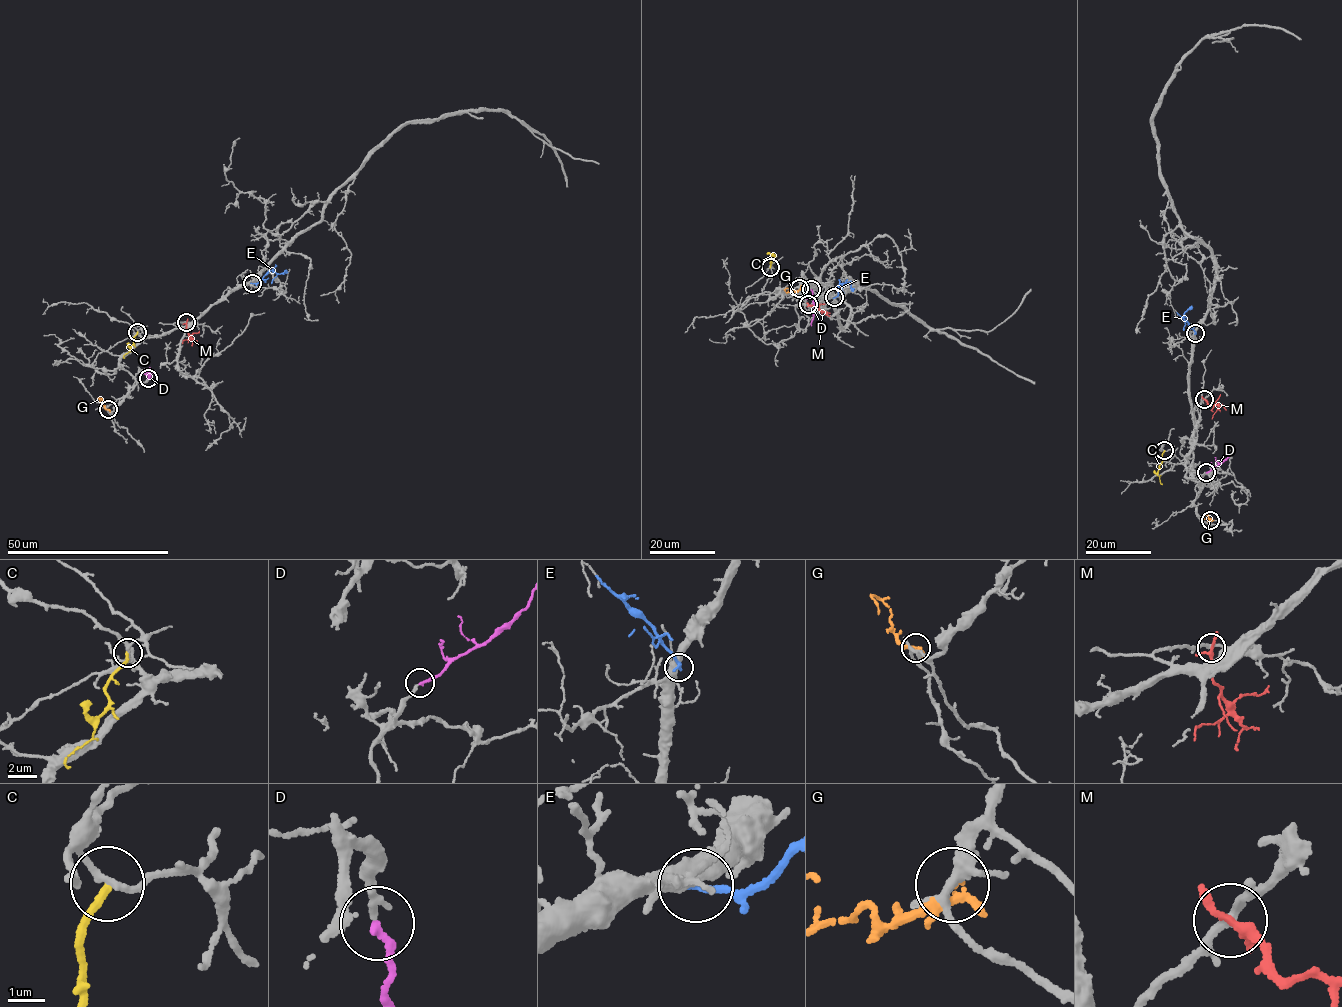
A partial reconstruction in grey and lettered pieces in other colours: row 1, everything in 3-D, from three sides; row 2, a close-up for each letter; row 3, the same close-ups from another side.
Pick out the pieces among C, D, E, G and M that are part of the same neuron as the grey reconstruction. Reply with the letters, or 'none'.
D

